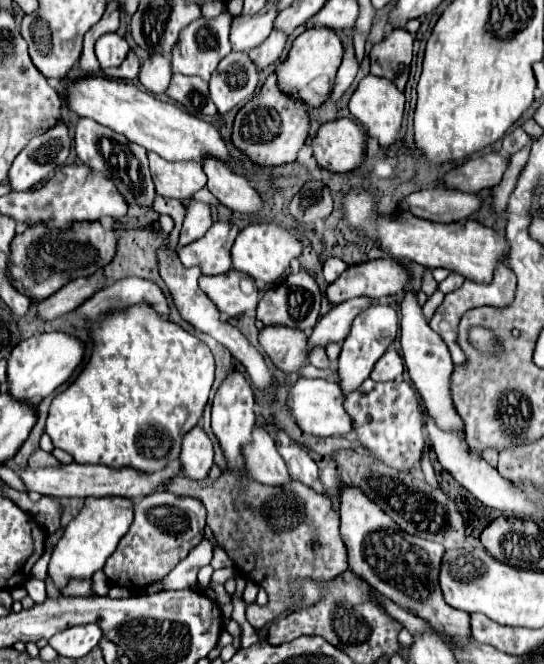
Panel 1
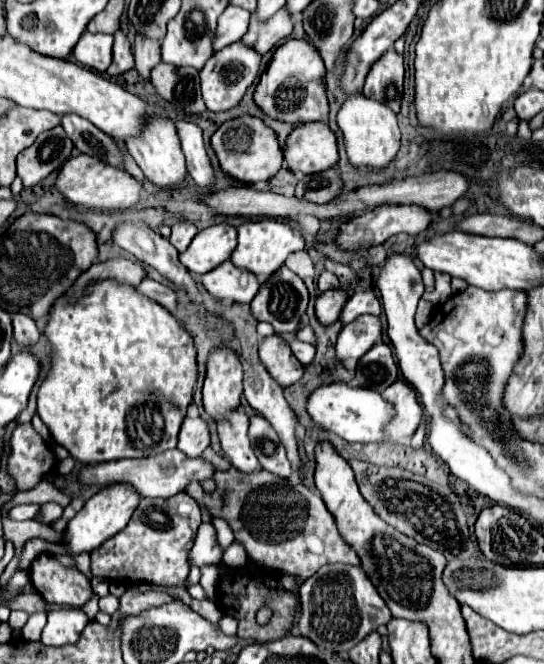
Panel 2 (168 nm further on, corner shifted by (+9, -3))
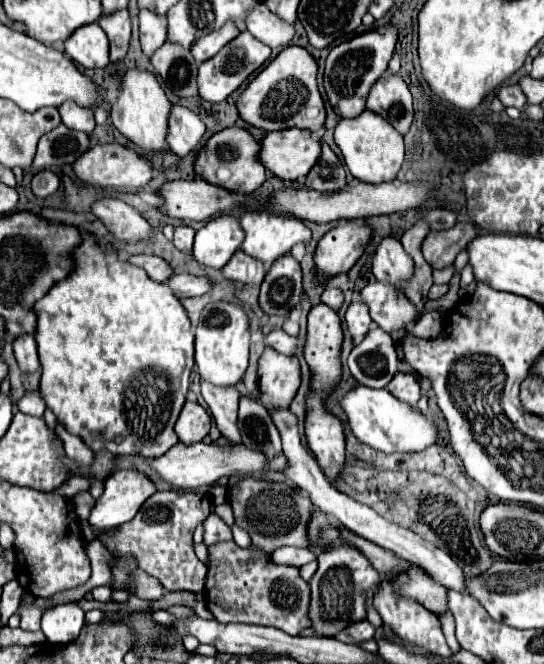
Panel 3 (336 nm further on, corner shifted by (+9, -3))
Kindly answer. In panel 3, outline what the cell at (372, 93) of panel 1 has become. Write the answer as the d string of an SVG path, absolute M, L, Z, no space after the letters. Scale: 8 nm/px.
M364 111L356 119L340 119L334 131L334 141L344 155L344 163L350 173L364 183L384 183L394 181L404 163L404 141L388 121L376 117L376 113Z

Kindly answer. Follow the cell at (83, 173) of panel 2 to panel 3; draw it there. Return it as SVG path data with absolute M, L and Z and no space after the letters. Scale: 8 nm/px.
M108 143L108 145L94 145L84 153L76 163L74 171L82 183L96 185L96 187L112 187L112 189L126 189L126 191L136 191L144 187L152 179L152 161L146 157L138 155L136 151L120 145L120 143Z

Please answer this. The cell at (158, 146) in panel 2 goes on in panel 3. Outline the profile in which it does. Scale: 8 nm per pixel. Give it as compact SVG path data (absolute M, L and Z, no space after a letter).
M128 69L122 75L120 81L120 93L118 99L112 103L112 123L114 127L128 137L132 143L140 145L142 151L162 151L166 149L166 127L168 127L168 113L170 113L170 101L160 87L154 73L144 69Z

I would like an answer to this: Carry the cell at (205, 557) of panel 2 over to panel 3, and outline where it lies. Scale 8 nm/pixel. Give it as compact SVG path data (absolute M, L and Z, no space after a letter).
M210 513L208 519L204 521L204 543L212 545L220 541L230 541L230 539L232 539L230 527L216 513Z

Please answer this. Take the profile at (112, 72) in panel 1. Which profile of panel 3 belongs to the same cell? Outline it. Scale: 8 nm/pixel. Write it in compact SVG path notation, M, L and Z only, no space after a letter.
M128 9L114 11L110 15L102 15L98 19L98 25L104 29L110 41L110 61L120 61L128 51L130 41L130 15Z

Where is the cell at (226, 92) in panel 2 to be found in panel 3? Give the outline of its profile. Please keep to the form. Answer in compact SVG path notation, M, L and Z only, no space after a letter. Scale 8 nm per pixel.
M242 31L240 37L234 37L212 59L204 61L198 67L198 91L200 91L200 97L210 101L210 103L224 101L234 89L238 89L242 85L244 79L250 77L250 73L254 73L256 69L260 69L268 61L270 51L272 49L268 45L264 45L262 41L258 41L250 31Z

